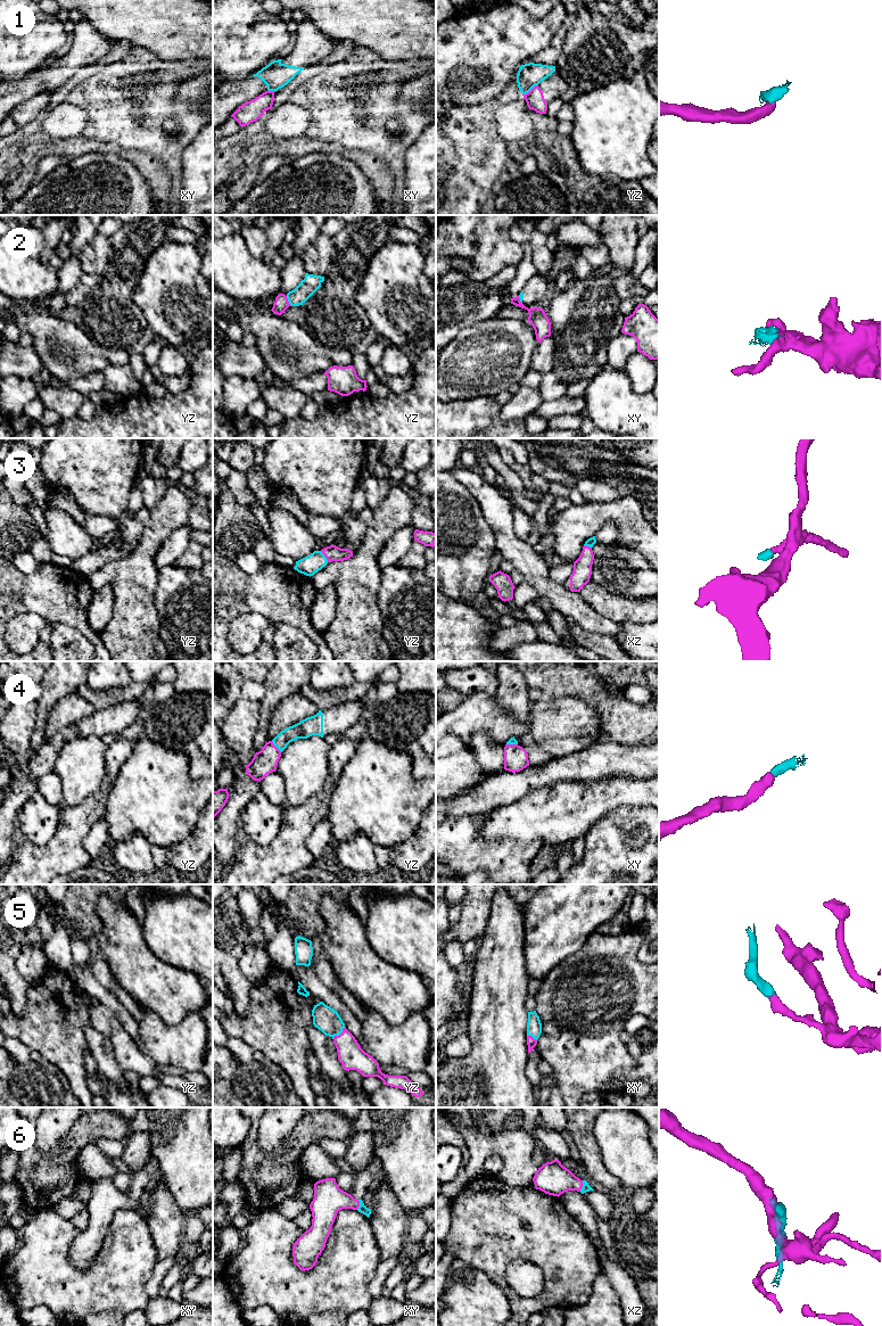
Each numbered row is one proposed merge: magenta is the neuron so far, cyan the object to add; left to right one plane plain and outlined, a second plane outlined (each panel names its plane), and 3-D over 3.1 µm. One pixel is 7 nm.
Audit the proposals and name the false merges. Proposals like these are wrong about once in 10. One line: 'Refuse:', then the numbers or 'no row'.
Refuse: 1, 2

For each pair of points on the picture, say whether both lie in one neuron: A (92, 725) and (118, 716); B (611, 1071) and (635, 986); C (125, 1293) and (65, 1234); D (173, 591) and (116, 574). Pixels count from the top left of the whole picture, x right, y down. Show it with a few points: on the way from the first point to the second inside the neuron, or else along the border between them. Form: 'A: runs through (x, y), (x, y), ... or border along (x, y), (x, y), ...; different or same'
A: runs through (99, 724), (112, 721); same
B: runs through (611, 1049), (611, 1010), (613, 1007); same
C: runs through (102, 1289), (87, 1289), (63, 1265), (63, 1257); same
D: border along (158, 570), (155, 589), (155, 608), (157, 614); different

